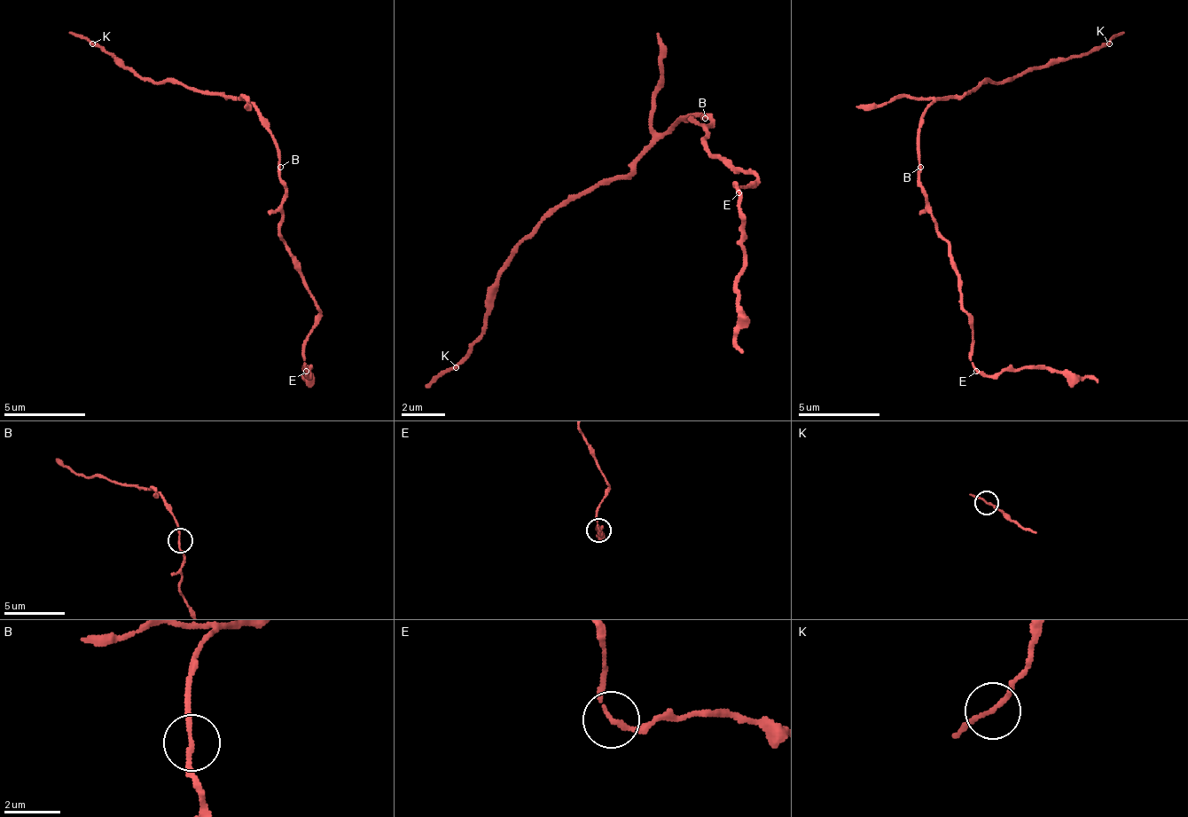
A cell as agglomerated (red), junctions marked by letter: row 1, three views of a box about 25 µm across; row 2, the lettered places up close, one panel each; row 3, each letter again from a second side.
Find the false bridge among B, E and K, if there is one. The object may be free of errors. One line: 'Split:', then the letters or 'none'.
Split: none

